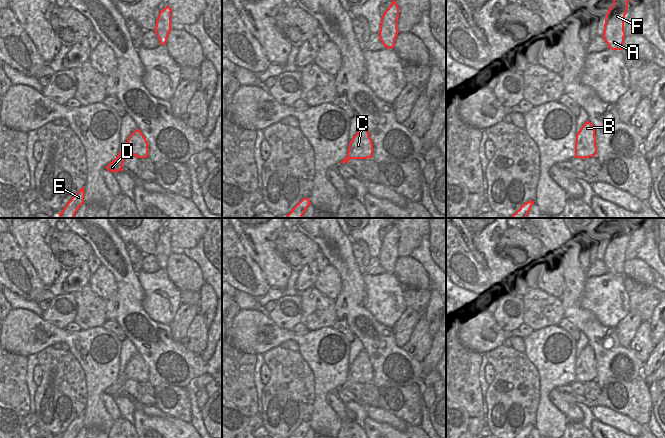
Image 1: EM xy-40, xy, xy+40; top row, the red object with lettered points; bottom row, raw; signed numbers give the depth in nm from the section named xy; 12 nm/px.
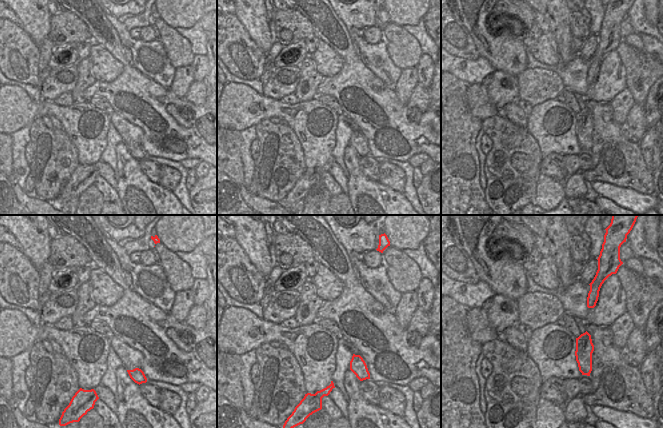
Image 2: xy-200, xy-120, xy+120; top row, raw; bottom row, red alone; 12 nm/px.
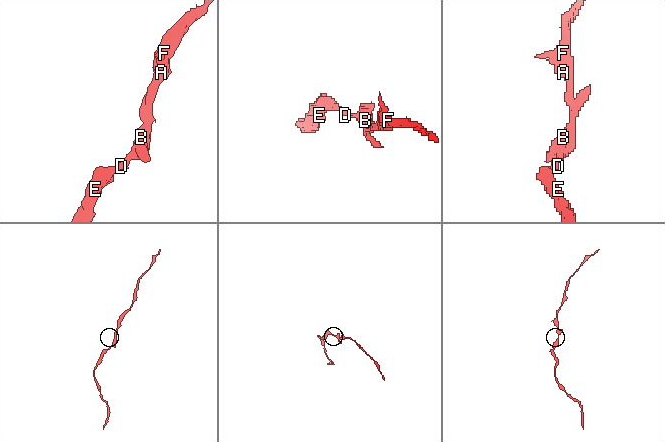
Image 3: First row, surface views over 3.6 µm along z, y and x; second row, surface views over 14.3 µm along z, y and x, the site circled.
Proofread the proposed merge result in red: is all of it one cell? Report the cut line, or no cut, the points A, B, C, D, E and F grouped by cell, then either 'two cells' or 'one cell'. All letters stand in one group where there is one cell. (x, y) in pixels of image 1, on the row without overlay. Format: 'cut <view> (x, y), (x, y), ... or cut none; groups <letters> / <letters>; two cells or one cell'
cut none; groups A B C D E F; one cell

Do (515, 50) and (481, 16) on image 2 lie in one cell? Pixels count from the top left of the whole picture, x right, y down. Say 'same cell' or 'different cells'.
same cell

